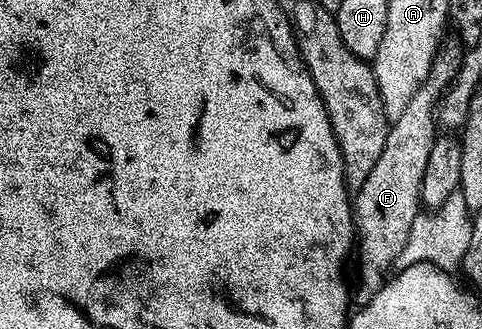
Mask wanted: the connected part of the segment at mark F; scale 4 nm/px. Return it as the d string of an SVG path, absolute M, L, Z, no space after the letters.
M444 45L437 51L434 61L430 65L430 73L426 77L426 81L420 86L418 93L414 93L414 97L410 97L410 105L406 105L402 117L391 120L386 145L382 149L382 153L378 153L378 161L374 161L374 170L355 192L354 227L358 232L358 251L360 247L360 279L364 282L368 293L375 293L384 286L390 272L397 266L402 249L406 249L406 241L410 237L410 229L414 225L417 215L421 214L422 176L426 174L426 160L430 157L430 149L438 138L438 132L436 132L438 108L445 91L451 87L456 79L456 74L460 71L462 51L459 46L456 47Z

